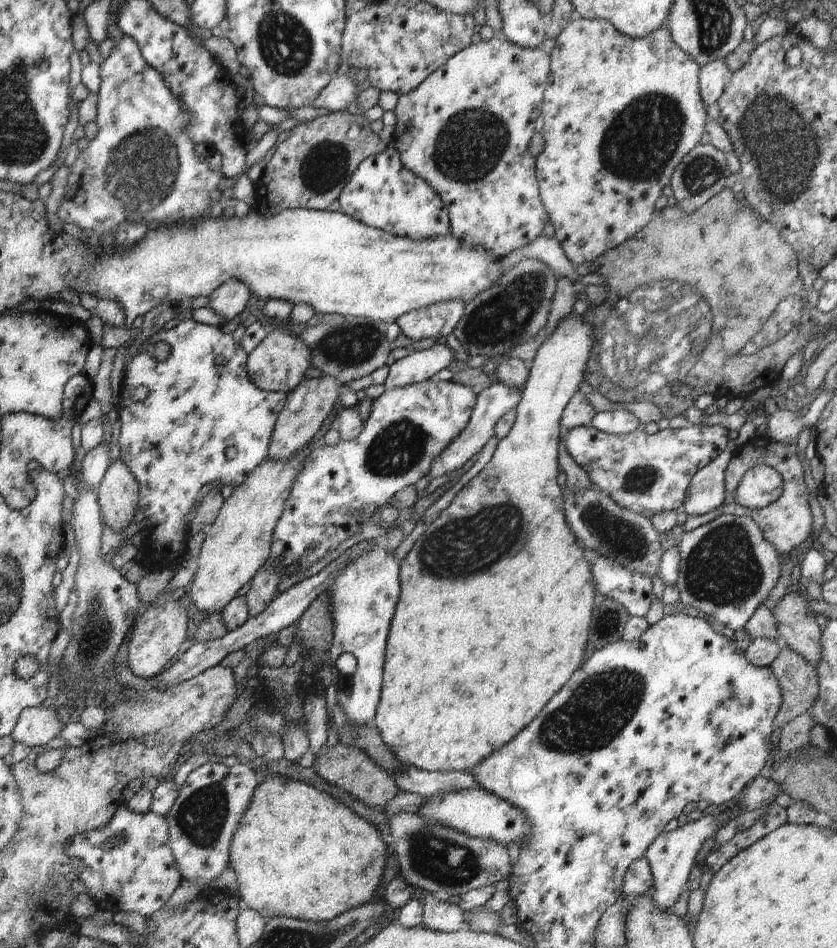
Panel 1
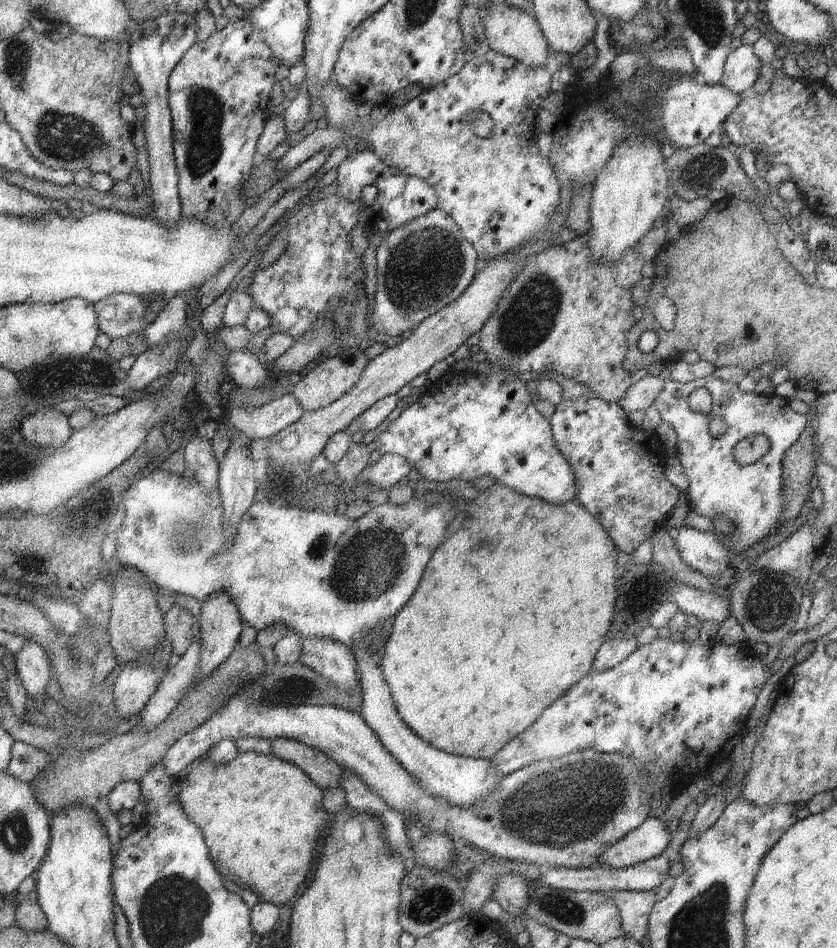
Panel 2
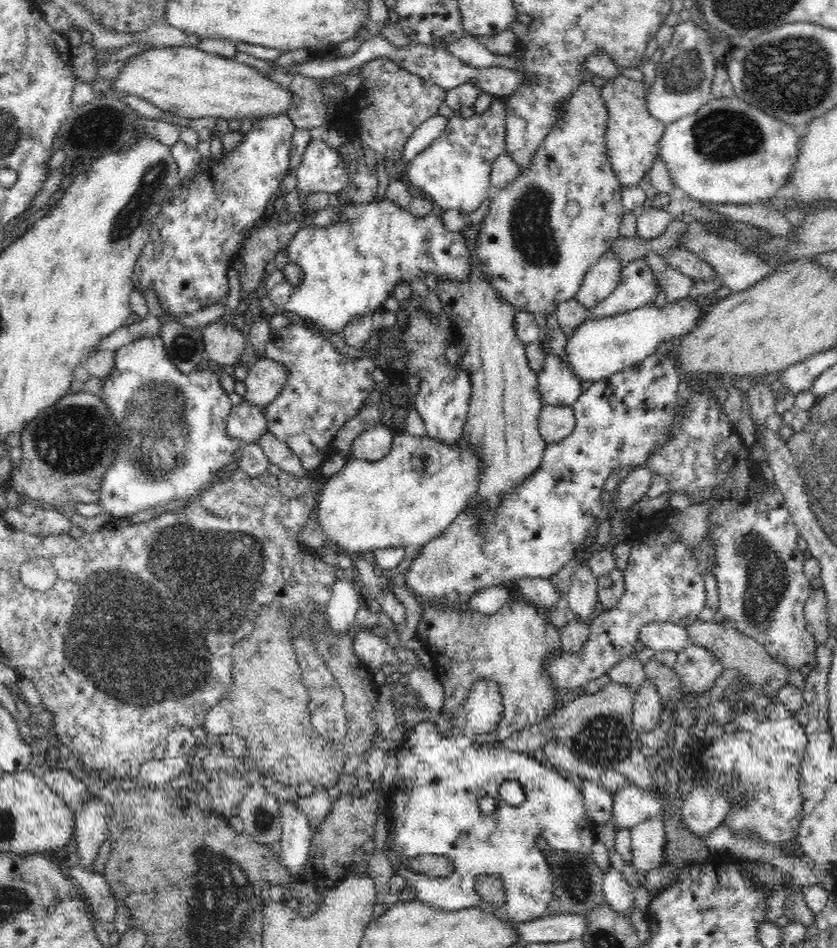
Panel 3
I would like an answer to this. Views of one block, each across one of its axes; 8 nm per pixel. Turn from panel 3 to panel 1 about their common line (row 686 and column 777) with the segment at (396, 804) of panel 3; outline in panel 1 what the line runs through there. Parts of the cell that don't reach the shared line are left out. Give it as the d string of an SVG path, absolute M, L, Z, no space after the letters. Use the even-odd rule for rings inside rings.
M771 466L750 468L734 491L734 500L749 509L761 509L775 500L783 491L783 478Z

